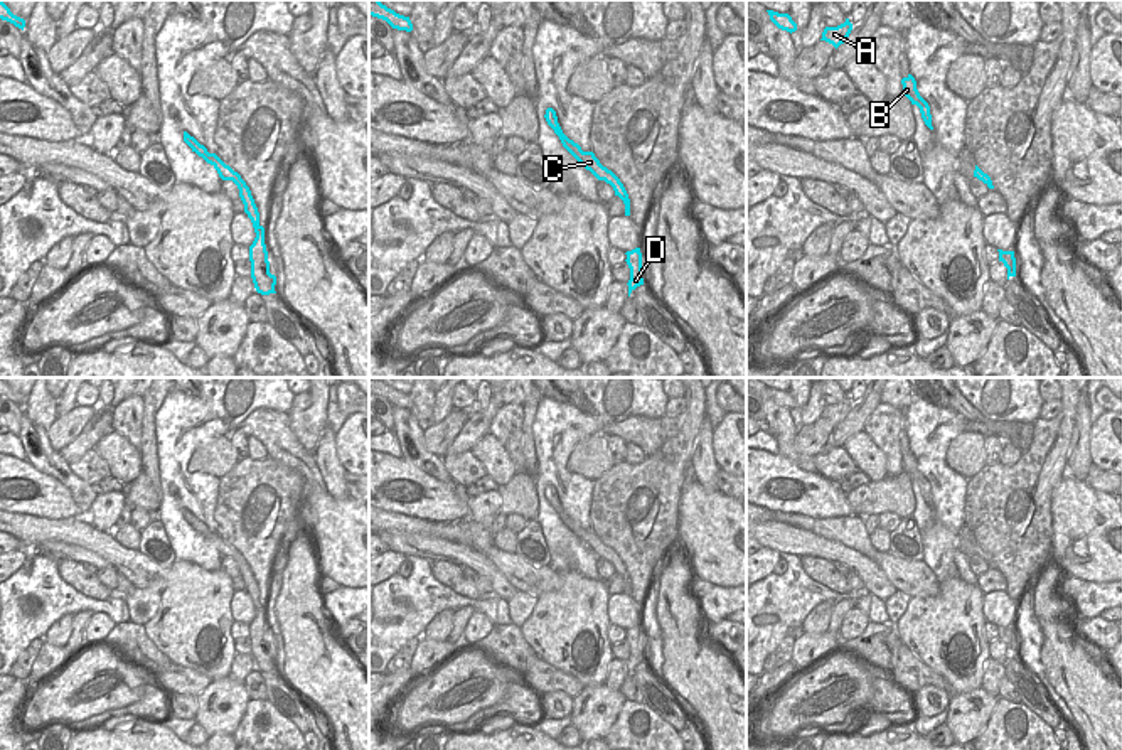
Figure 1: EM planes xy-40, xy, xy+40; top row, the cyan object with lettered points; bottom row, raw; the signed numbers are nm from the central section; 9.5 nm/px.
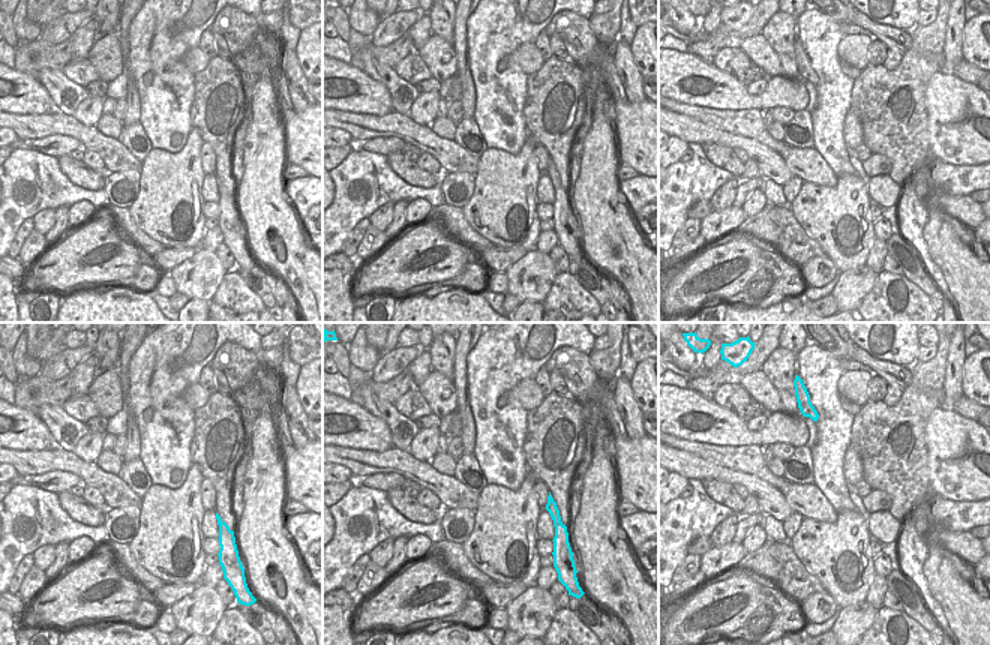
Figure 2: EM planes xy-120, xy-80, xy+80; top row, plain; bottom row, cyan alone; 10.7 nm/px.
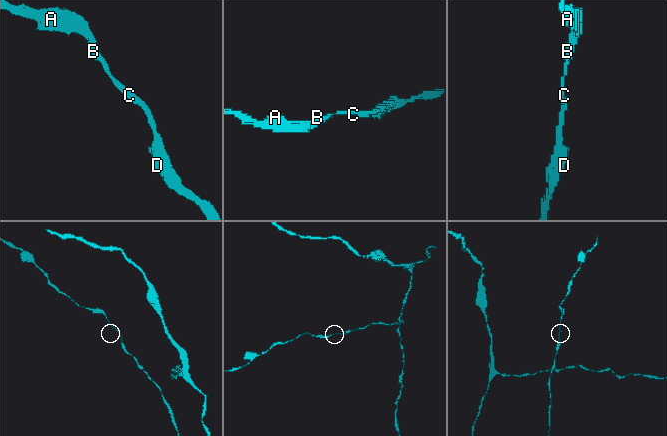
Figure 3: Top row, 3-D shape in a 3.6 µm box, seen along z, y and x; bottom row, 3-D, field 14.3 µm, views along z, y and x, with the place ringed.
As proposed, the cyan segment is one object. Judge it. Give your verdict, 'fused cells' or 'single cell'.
single cell

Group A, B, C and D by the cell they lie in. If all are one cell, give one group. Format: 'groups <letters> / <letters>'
groups A B C D

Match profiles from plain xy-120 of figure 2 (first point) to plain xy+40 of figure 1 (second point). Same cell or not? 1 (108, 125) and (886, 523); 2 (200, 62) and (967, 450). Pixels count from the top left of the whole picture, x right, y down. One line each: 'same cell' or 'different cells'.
1: different cells
2: same cell

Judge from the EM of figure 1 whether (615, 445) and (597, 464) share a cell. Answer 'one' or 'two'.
two

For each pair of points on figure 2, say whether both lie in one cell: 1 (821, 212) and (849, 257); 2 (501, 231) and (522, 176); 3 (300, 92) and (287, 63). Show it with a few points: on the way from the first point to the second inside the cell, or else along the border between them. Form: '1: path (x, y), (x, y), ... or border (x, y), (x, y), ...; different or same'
1: path (833, 221), (845, 233), (848, 245); same
2: path (504, 218), (504, 194), (509, 189); same
3: path (297, 84), (291, 71); same

